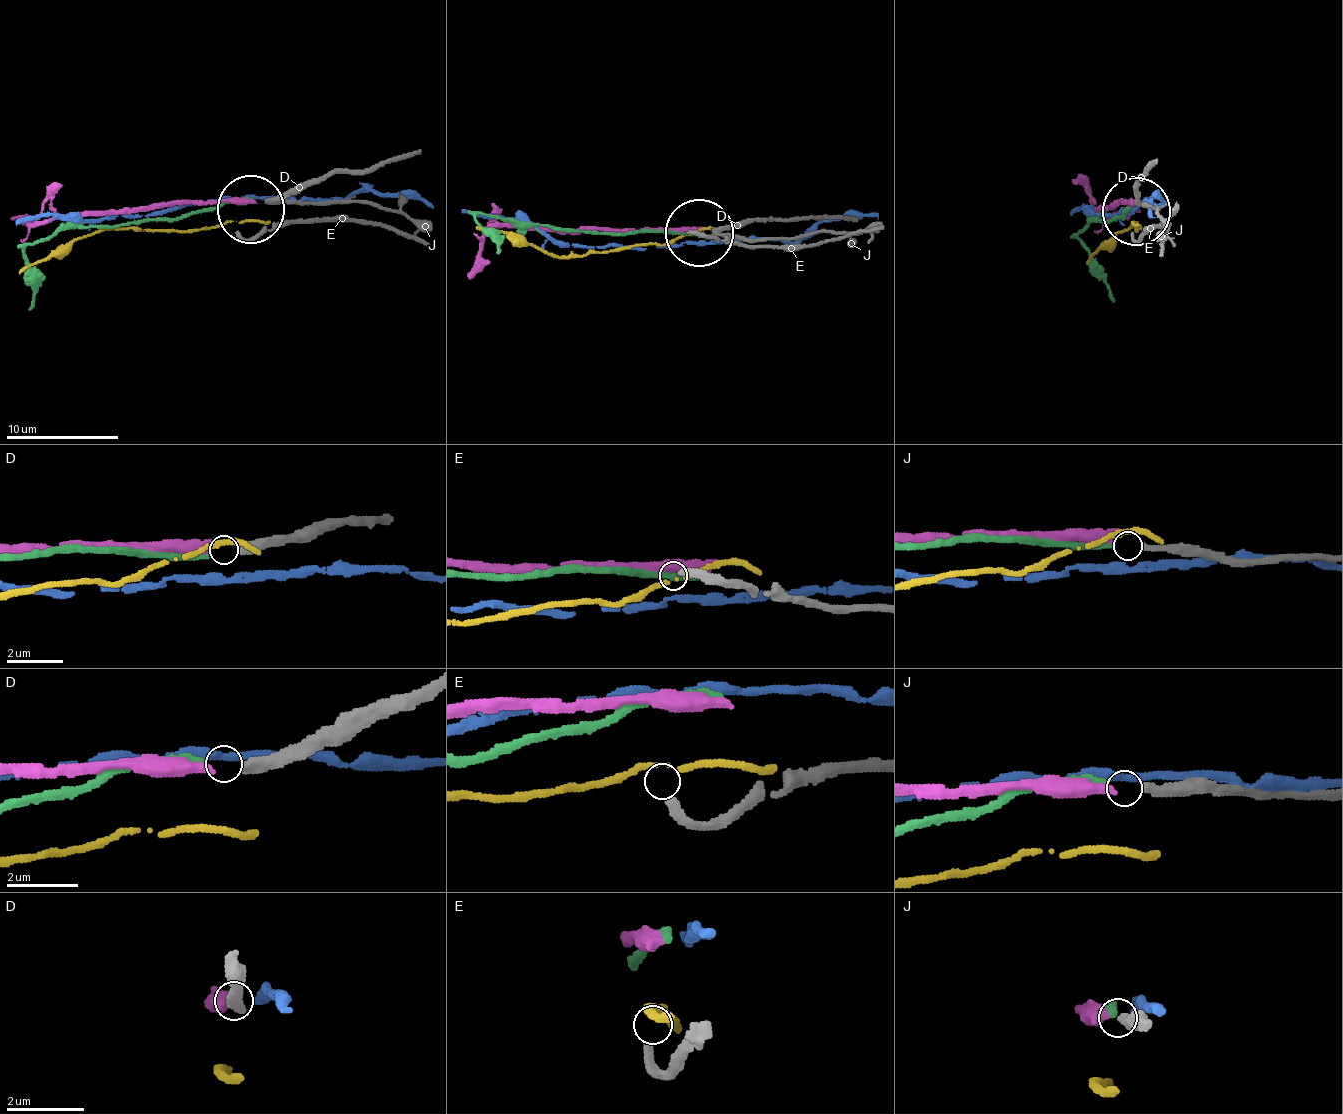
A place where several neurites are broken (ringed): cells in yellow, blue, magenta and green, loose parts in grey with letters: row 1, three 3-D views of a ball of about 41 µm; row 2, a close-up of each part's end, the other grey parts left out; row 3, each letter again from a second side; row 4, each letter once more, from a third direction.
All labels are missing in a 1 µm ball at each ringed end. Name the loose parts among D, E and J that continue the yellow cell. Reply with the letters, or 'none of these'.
none of these

